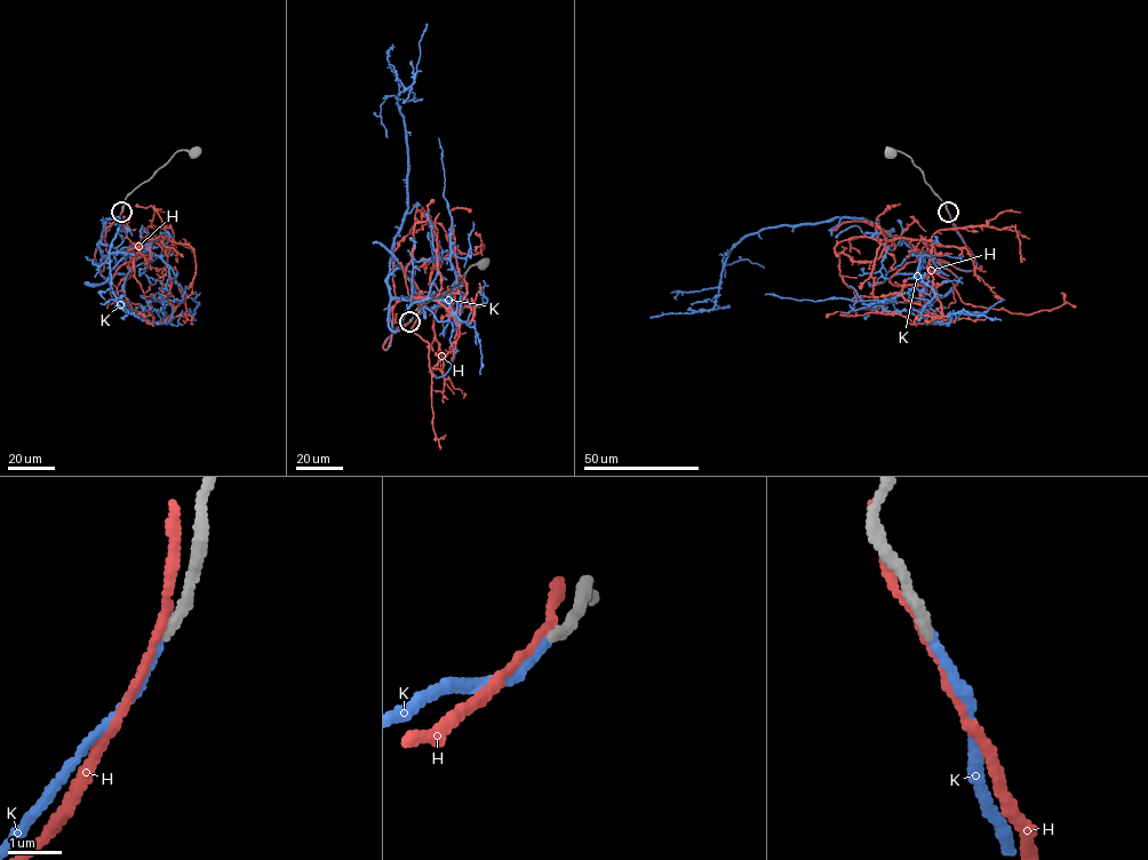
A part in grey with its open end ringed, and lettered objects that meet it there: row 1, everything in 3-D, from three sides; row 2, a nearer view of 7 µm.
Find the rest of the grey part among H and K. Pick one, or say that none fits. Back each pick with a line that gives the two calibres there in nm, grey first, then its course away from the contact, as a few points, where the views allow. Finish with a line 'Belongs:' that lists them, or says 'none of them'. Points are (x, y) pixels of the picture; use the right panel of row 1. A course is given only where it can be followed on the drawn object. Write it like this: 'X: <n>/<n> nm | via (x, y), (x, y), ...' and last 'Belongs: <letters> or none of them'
K: 200/130 nm | via (948, 212), (973, 256), (972, 271), (916, 253), (866, 219), (770, 227), (730, 251), (712, 309), (650, 318)
Belongs: K

